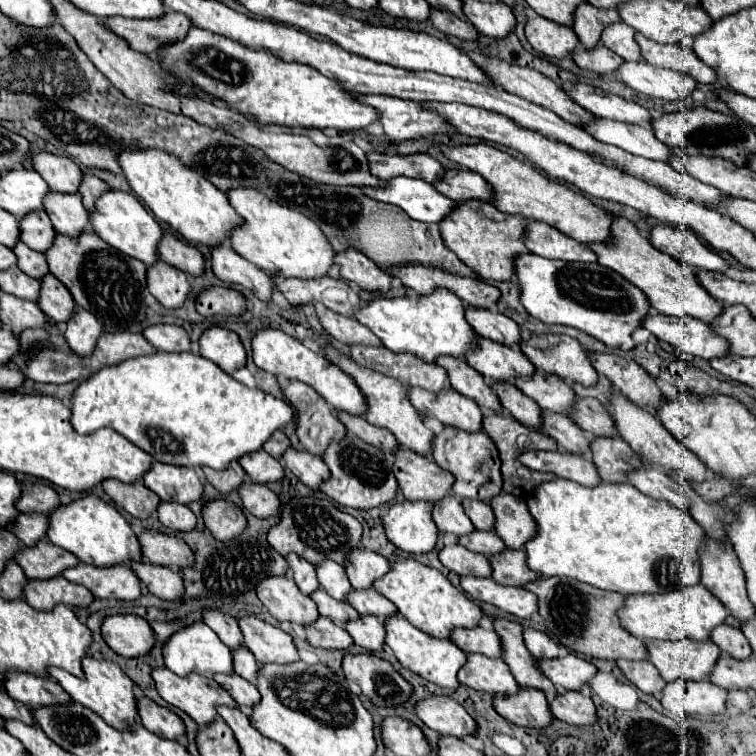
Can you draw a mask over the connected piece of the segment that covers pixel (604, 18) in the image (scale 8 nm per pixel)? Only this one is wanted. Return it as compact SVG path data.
M583 3L583 5L579 5L579 9L575 13L573 31L577 33L577 37L585 49L595 49L597 45L601 45L601 33L605 29L605 25L613 25L617 21L621 21L617 11L597 9L589 3Z

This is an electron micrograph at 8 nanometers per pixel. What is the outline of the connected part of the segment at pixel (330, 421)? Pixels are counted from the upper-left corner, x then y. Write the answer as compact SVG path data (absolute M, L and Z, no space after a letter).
M291 381L289 387L283 389L283 393L299 415L297 437L309 453L323 457L327 445L347 437L347 429L329 409L325 399L315 393L315 389L299 381Z

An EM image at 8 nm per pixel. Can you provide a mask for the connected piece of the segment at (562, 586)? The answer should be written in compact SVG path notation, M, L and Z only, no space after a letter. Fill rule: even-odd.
M569 577L539 579L535 583L525 585L525 589L533 591L539 597L539 615L545 619L549 635L565 649L591 659L607 659L607 661L649 659L649 651L645 651L645 643L629 635L629 631L623 629L617 617L619 605L623 605L625 595L609 593L593 585L573 581Z

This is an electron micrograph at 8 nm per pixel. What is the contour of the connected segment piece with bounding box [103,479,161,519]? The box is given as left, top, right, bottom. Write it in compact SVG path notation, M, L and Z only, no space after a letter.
M109 479L103 481L103 489L115 501L115 505L123 507L127 513L131 513L137 519L147 519L153 511L157 511L157 505L161 503L161 499L143 483L121 485L121 481Z

